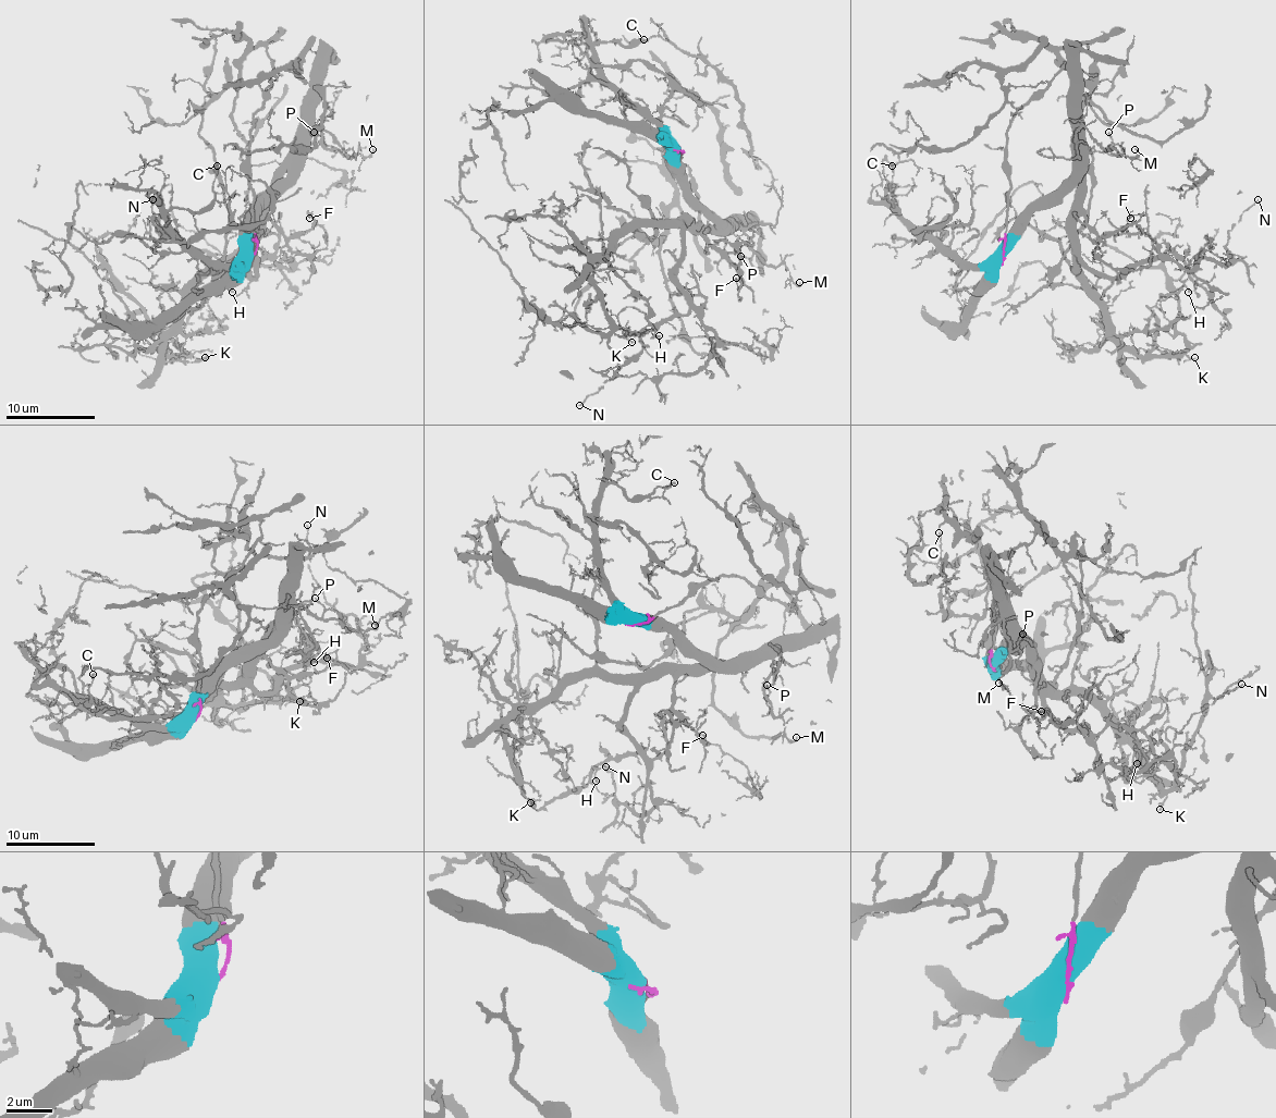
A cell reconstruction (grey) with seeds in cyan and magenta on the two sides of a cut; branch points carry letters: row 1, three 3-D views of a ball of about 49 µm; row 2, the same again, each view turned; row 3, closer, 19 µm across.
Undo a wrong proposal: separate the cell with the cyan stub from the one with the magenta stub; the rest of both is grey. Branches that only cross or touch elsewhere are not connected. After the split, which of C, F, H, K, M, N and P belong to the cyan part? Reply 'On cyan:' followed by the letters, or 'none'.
On cyan: C, F, H, K, M, N, P

